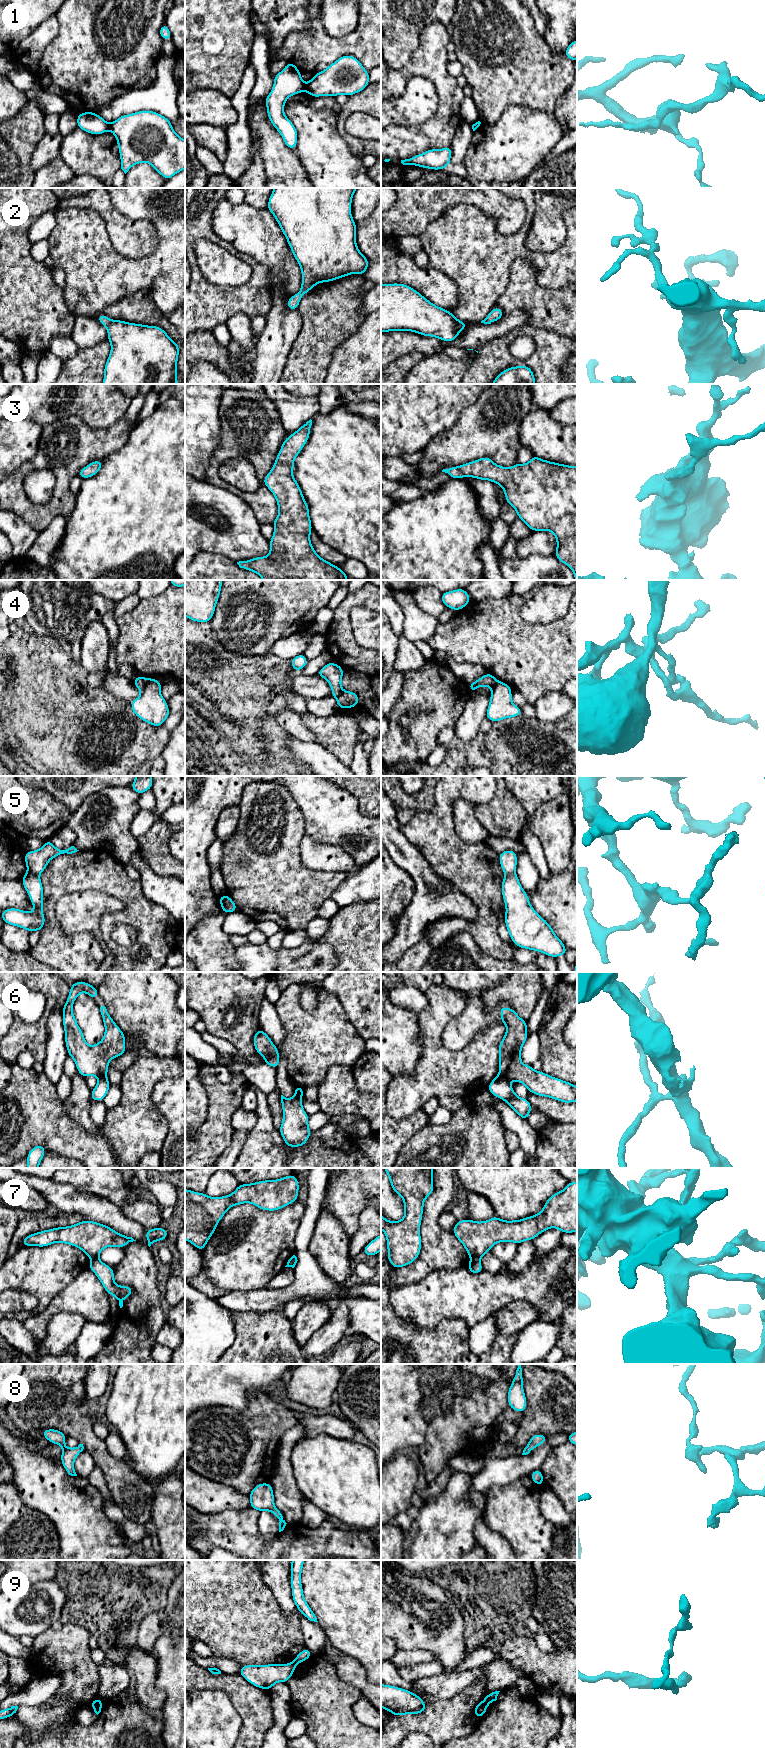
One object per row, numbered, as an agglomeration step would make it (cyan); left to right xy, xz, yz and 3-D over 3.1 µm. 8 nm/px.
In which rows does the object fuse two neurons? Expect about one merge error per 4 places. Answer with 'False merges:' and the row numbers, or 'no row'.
False merges: 1, 4, 5, 6, 7, 9

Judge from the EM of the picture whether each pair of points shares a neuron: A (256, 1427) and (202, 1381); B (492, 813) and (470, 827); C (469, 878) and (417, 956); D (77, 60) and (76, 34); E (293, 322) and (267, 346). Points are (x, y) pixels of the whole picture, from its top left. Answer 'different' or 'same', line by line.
A: different
B: different
C: different
D: same
E: same

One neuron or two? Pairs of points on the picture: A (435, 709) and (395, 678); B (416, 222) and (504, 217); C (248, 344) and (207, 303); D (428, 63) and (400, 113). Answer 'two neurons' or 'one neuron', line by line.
A: two neurons
B: one neuron
C: two neurons
D: two neurons

